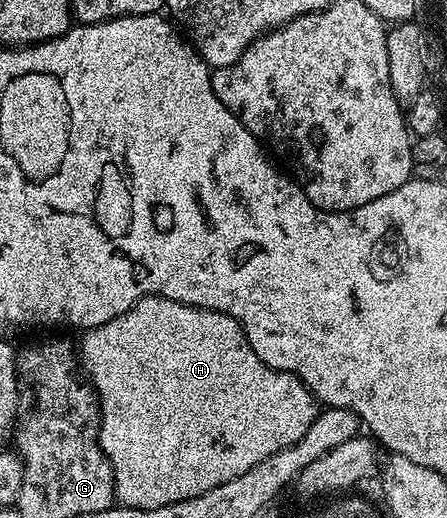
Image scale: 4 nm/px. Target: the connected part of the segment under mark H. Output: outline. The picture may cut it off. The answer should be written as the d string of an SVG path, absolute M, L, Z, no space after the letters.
M150 294L147 298L141 298L125 314L115 316L102 326L94 326L82 342L79 342L79 362L87 375L88 381L101 399L101 451L109 457L109 463L113 465L113 479L117 482L116 497L129 498L130 502L141 502L149 490L149 482L157 478L175 476L175 468L197 468L197 458L211 458L213 456L213 442L229 442L229 426L237 426L237 442L245 442L245 446L237 446L237 470L253 469L255 464L267 460L275 452L283 448L293 446L311 428L313 421L319 413L318 403L309 392L309 387L295 374L288 374L282 370L272 370L251 348L246 340L245 333L241 331L241 323L237 322L229 314L220 314L218 310L202 310L199 306L184 306L170 298L162 298L160 294Z

